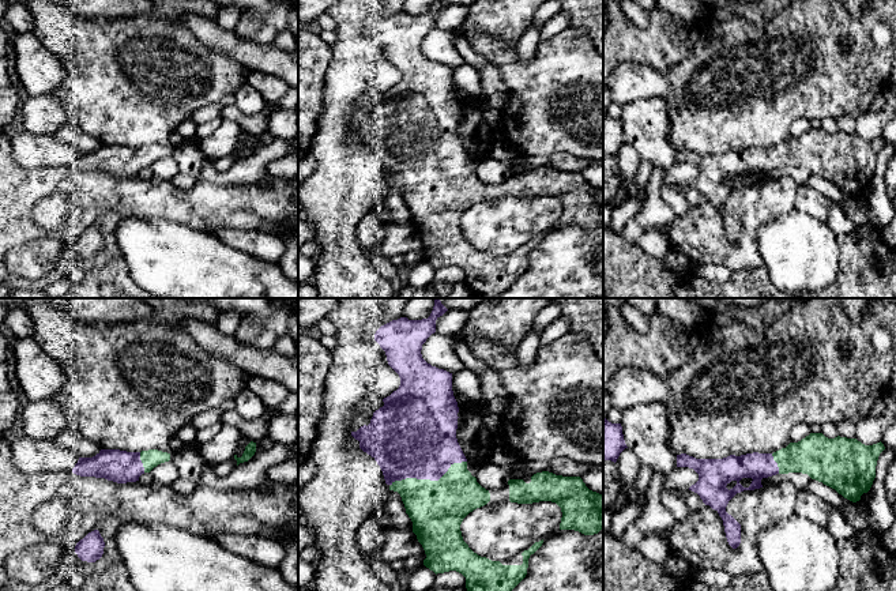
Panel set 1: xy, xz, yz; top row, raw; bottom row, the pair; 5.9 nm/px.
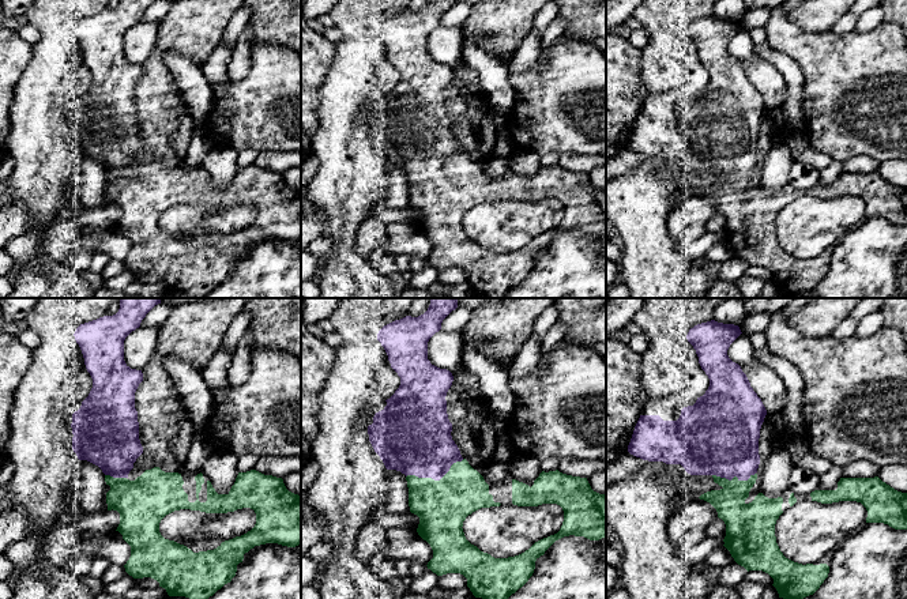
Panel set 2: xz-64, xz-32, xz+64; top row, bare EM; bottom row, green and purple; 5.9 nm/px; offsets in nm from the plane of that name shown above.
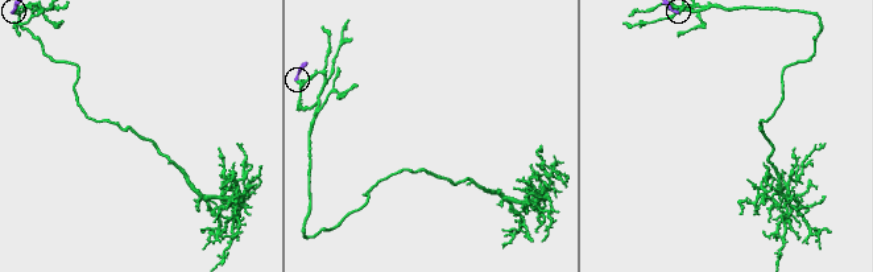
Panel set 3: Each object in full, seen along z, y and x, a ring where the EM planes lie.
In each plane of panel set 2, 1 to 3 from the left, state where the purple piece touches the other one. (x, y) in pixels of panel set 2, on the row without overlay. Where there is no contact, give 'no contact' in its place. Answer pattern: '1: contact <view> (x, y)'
1: contact xz-64 (116, 173)
2: contact xz-32 (433, 174)
3: contact xz+64 (734, 172)

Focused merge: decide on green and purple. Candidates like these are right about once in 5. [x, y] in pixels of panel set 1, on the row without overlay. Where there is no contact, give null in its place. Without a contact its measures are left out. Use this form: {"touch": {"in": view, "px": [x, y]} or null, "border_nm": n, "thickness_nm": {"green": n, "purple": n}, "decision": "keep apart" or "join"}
{"touch": {"in": "xz", "px": [428, 174]}, "border_nm": 480, "thickness_nm": {"green": 320, "purple": 460}, "decision": "join"}

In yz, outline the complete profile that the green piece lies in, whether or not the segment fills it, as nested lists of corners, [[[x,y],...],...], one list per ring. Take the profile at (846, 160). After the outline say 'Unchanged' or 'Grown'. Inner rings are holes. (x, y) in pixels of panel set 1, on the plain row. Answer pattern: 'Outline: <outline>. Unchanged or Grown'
Outline: [[[810,128],[773,148],[753,147],[723,154],[696,154],[681,148],[677,150],[677,162],[689,162],[699,169],[699,176],[689,185],[719,208],[727,237],[737,244],[741,238],[741,219],[726,207],[737,188],[763,182],[763,173],[802,167],[857,197],[870,185],[884,144],[881,136],[865,140],[857,133],[828,133],[822,128]]]. Grown

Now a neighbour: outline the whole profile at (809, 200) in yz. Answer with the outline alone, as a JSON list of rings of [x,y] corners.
[[[799,185],[794,207],[821,222],[827,222],[832,202],[817,189],[809,185]]]

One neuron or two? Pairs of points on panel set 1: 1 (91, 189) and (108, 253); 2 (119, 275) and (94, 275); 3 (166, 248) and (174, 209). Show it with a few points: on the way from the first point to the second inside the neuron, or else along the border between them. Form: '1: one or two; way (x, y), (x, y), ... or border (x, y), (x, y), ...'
1: one; way (106, 206), (109, 237)
2: one; way (113, 275), (100, 275)
3: two; border (140, 217), (170, 219), (202, 232)

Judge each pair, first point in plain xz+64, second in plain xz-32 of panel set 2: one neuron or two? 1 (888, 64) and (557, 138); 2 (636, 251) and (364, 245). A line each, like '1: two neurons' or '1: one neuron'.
1: one neuron
2: two neurons

